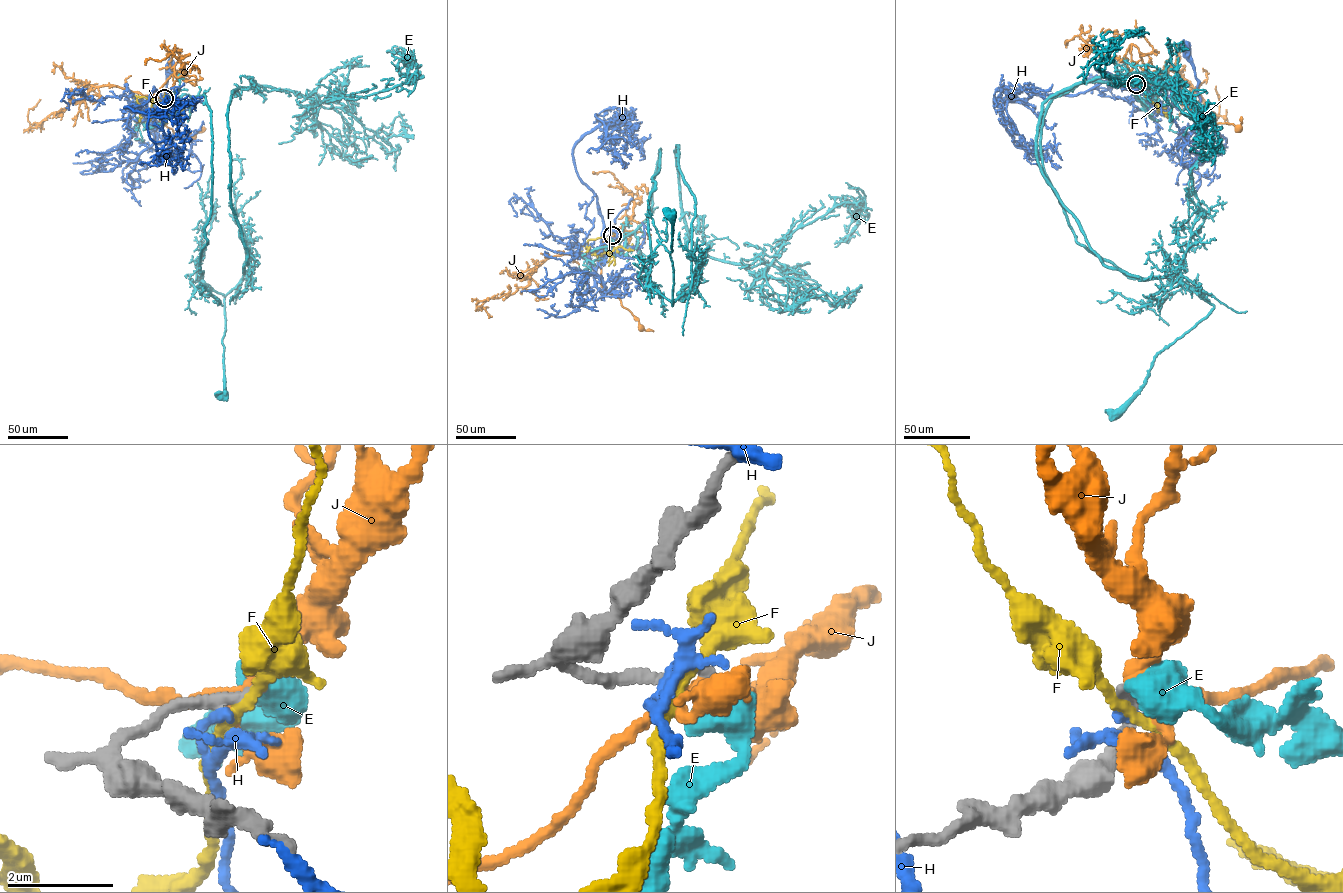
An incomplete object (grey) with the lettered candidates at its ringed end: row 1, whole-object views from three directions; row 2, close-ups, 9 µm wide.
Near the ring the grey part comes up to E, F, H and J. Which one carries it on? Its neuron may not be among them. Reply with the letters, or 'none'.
E

